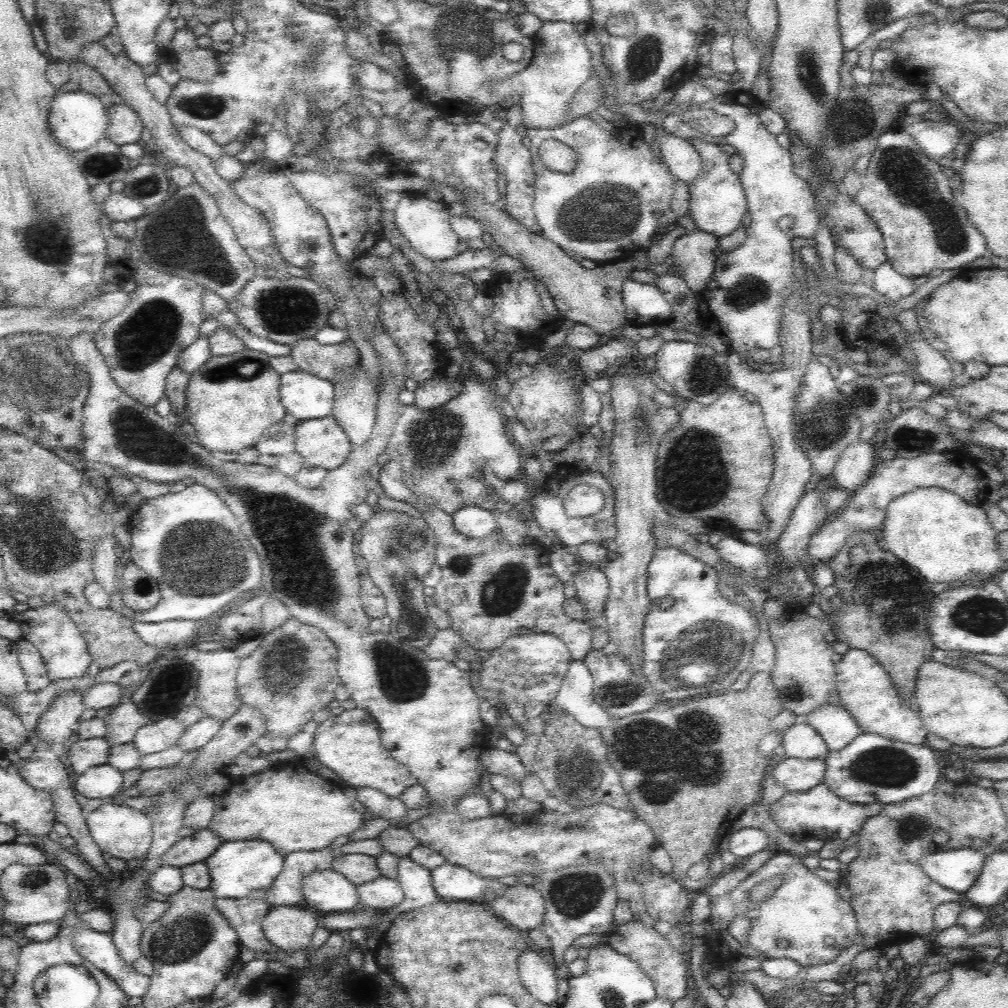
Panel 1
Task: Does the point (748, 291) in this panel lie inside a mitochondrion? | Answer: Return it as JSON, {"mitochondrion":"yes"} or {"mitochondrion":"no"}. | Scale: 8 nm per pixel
{"mitochondrion":"yes"}

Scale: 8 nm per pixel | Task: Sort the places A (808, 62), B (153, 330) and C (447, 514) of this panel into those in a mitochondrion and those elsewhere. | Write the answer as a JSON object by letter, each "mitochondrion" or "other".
{"A":"mitochondrion","B":"mitochondrion","C":"other"}

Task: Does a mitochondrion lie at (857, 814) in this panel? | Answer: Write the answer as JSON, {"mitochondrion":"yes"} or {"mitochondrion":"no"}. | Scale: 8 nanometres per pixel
{"mitochondrion":"no"}

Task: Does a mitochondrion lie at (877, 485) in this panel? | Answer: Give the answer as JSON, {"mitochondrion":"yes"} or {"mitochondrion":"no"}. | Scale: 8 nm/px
{"mitochondrion":"no"}

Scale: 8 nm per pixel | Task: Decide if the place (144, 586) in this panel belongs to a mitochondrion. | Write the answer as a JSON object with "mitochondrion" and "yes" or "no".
{"mitochondrion":"yes"}

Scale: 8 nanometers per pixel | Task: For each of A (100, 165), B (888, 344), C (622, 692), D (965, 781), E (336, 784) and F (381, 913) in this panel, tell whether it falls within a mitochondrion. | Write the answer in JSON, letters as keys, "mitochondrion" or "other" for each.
{"A":"mitochondrion","B":"other","C":"mitochondrion","D":"other","E":"other","F":"other"}

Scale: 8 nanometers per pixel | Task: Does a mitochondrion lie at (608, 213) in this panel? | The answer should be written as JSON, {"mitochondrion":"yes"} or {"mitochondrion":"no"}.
{"mitochondrion":"yes"}

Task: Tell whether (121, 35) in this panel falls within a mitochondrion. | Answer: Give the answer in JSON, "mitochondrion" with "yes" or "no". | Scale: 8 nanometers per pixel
{"mitochondrion":"no"}

